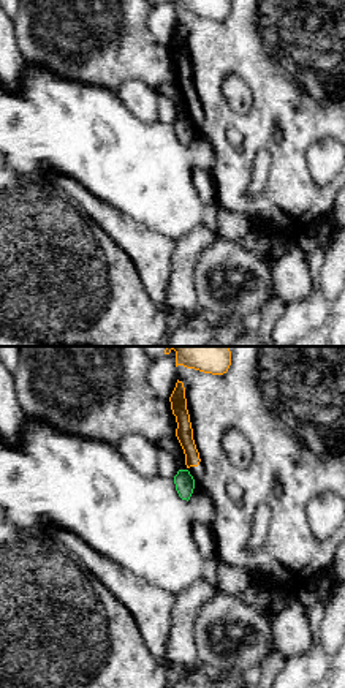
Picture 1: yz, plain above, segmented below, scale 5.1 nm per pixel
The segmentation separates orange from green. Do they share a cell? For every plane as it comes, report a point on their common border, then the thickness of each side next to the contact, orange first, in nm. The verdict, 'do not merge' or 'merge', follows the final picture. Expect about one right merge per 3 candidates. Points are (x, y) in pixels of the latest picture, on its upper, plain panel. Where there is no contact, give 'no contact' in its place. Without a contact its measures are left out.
no contact

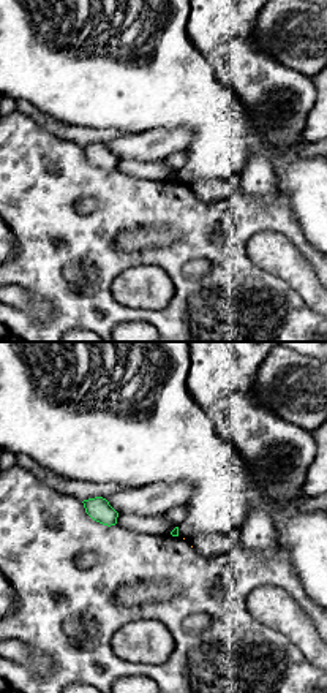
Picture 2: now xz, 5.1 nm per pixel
no contact

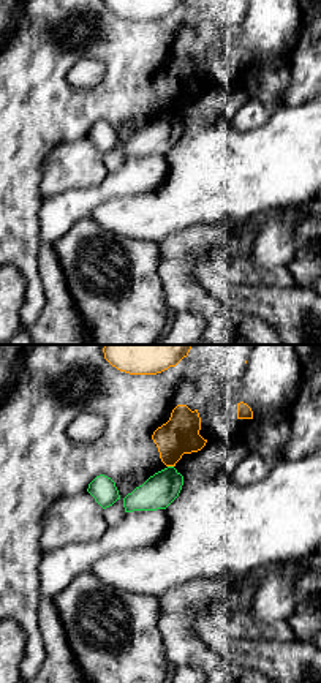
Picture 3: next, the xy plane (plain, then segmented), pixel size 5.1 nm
meets orange at (171, 111); 190 nm thick on the orange side, 170 nm on the other

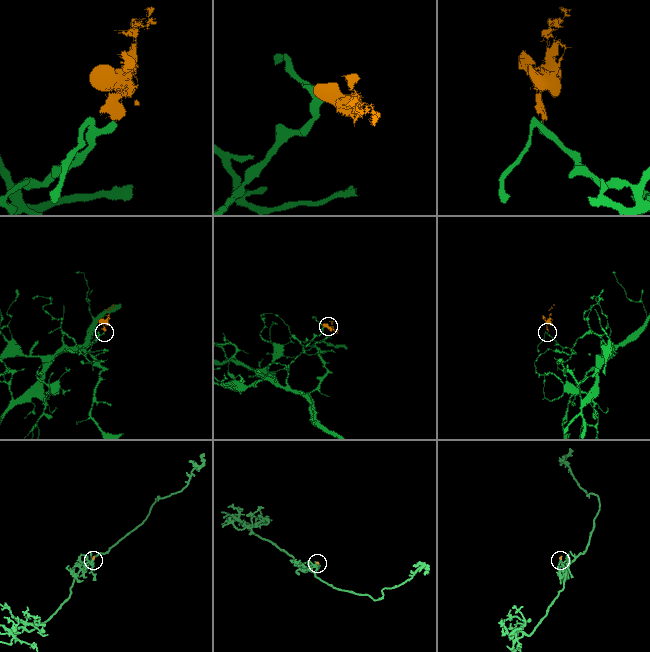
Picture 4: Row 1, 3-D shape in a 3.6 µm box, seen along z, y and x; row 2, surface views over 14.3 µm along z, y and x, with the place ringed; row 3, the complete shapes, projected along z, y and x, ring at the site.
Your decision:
do not merge

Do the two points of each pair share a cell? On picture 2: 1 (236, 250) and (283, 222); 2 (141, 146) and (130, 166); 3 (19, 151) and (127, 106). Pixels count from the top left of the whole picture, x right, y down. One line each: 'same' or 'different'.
1: same
2: different
3: different

